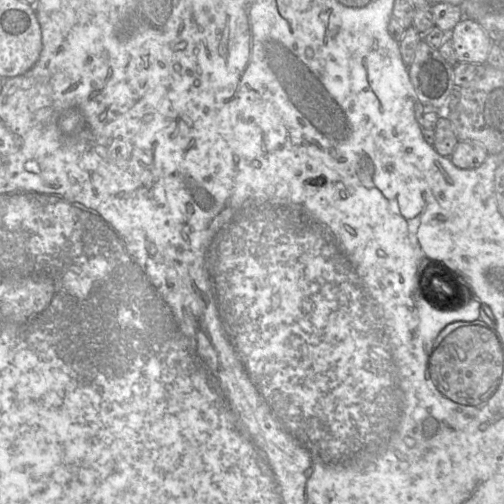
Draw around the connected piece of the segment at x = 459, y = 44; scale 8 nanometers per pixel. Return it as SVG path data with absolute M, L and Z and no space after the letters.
M463 17L448 35L458 62L487 64L494 42L477 21Z

